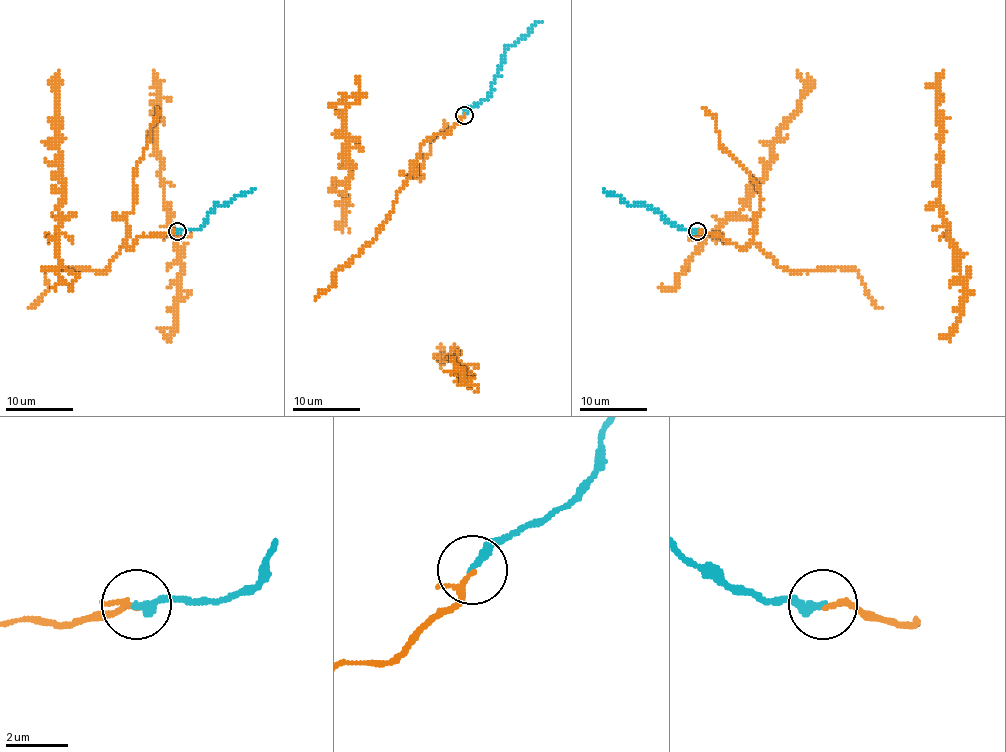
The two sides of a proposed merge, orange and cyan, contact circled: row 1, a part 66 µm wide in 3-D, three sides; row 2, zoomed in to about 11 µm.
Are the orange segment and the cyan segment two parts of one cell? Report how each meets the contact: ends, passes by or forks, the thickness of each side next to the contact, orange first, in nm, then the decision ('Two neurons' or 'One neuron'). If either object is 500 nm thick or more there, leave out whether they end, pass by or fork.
At the ring orange passes by. At the ring cyan ends. Thickness 140 nm (orange) against 300 nm. One neuron

